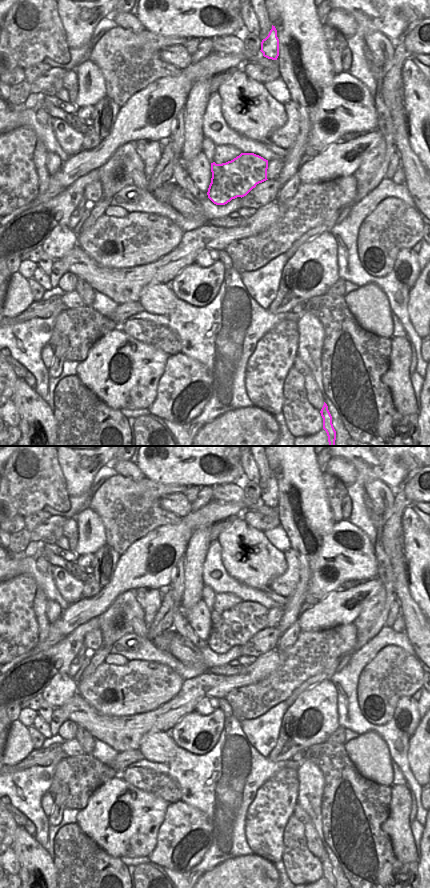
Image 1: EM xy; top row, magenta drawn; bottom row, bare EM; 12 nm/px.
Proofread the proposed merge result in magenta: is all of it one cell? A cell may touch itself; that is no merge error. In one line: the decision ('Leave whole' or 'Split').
Split

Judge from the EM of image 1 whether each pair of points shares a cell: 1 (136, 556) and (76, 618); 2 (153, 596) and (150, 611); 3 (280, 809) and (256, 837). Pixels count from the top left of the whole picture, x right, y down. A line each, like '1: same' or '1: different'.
1: same
2: same
3: same

